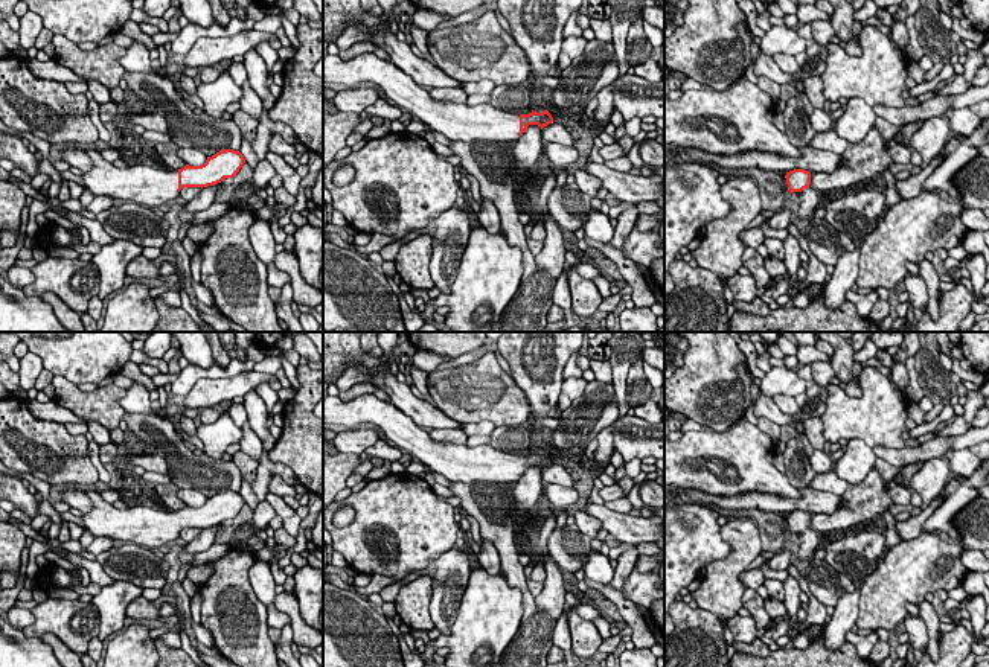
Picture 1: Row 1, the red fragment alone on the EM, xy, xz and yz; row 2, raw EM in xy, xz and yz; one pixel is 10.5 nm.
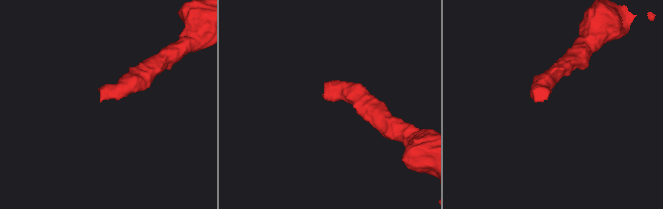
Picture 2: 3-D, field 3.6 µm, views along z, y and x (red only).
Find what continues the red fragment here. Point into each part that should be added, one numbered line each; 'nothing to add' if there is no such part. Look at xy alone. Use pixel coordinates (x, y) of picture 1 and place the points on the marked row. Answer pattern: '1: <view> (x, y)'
1: xy (142, 185)

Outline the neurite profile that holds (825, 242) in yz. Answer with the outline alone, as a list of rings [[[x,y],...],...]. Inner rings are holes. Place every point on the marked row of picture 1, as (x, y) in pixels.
[[[811,218],[805,228],[809,251],[826,265],[837,265],[840,256],[855,250],[855,242],[826,219]]]

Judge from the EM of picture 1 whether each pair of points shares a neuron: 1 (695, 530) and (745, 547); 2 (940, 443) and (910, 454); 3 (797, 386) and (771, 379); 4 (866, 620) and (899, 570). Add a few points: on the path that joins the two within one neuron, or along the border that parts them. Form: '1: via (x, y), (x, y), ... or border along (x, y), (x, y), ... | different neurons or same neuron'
1: border along (721, 526), (730, 552), (706, 568) | different neurons
2: via (933, 448), (918, 454) | same neuron
3: via (791, 386), (785, 381), (777, 381) | same neuron
4: via (878, 608), (883, 603), (883, 594), (895, 582) | same neuron

